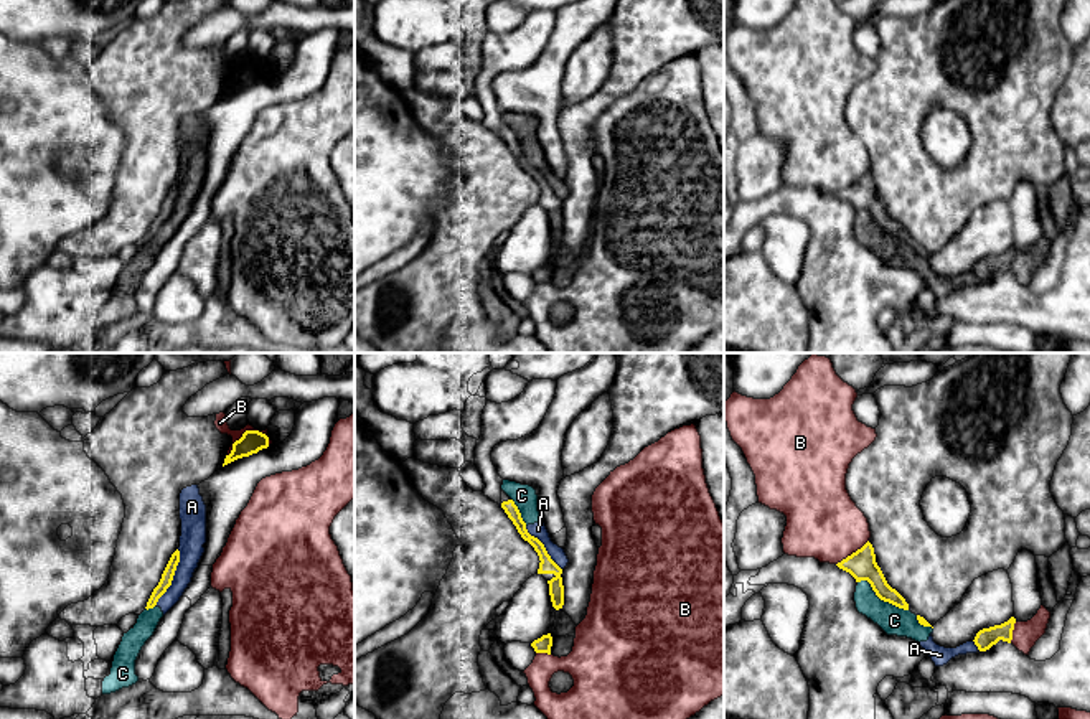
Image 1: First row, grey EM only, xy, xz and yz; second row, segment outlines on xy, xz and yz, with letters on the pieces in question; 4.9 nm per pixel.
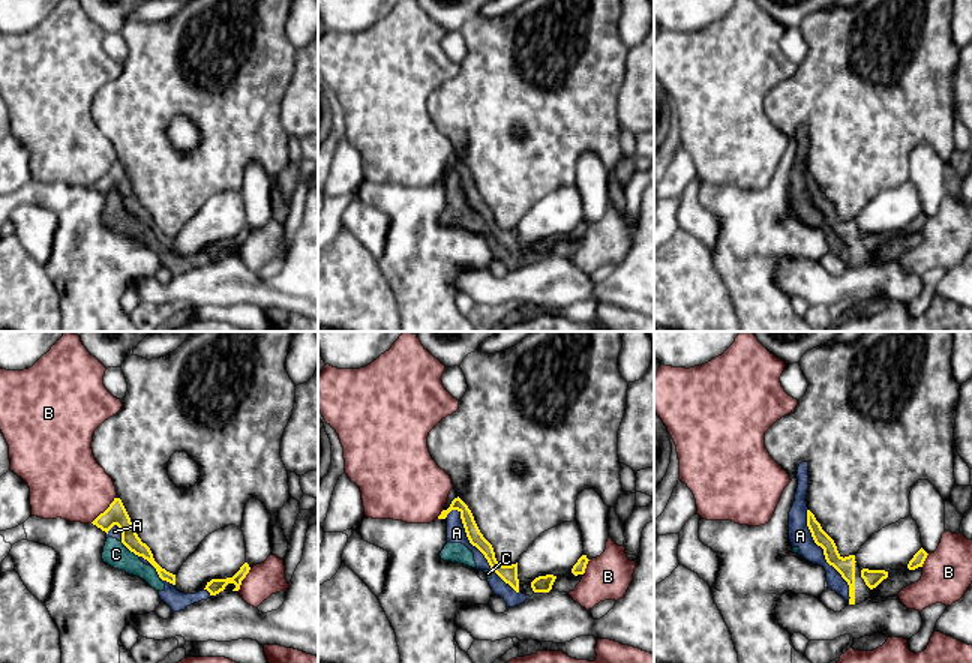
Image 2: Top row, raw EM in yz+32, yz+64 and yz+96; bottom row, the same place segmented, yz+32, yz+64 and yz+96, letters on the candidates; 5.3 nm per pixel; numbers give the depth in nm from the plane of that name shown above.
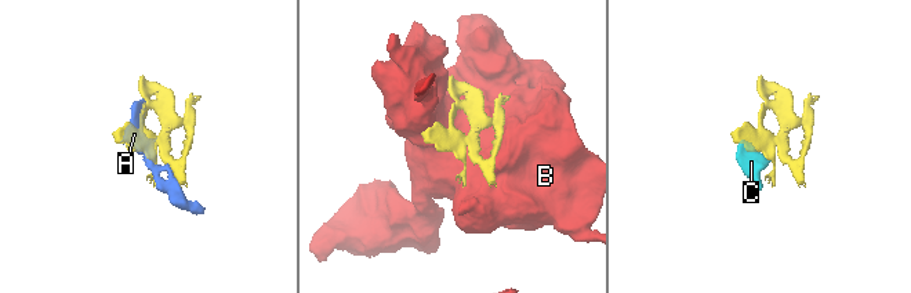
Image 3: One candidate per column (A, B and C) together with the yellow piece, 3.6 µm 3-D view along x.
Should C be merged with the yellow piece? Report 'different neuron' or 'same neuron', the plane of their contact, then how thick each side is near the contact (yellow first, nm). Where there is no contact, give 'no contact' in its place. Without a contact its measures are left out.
different neuron; contact in yz; calibres 140 and 140 nm

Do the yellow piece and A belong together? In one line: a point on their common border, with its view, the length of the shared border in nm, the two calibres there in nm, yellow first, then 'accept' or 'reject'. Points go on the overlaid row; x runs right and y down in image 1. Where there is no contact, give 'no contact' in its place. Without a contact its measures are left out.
contact xy (172, 578); length 300 nm; calibres 60 and 130 nm; reject

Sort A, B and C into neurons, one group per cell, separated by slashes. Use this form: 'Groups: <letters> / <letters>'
Groups: A C / B

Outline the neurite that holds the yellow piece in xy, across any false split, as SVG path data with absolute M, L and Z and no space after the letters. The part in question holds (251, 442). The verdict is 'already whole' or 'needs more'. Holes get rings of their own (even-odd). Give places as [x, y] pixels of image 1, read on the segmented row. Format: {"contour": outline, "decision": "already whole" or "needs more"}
{"contour": "M246 430L242 437L233 444L233 450L229 455L226 455L223 467L237 458L257 453L259 450L267 447L269 437L265 434L259 430Z", "decision": "already whole"}

